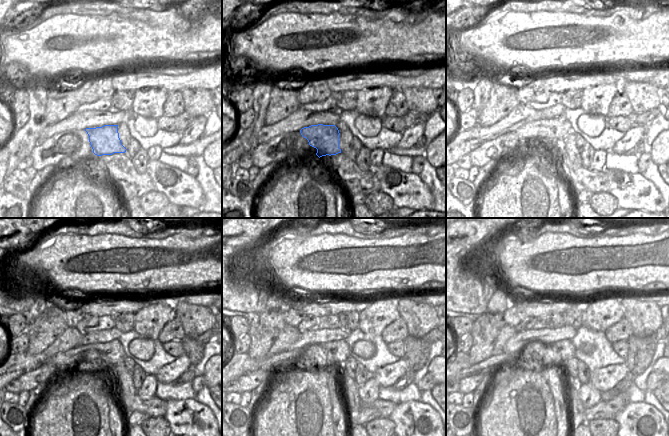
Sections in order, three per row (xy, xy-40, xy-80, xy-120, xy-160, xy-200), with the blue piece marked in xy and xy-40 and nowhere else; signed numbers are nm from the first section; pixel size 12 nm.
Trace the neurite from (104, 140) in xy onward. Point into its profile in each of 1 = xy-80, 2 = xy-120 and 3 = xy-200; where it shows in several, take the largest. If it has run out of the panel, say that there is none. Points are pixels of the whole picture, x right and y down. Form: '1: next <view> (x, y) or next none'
1: next xy-80 (540, 132)
2: next xy-120 (82, 353)
3: next xy-200 (520, 352)

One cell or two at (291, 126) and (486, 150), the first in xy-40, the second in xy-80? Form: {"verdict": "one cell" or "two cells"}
{"verdict": "two cells"}

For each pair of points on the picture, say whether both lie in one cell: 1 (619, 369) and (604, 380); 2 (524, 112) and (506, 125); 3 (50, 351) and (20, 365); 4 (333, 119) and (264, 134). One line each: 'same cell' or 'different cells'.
1: same cell
2: same cell
3: same cell
4: same cell

